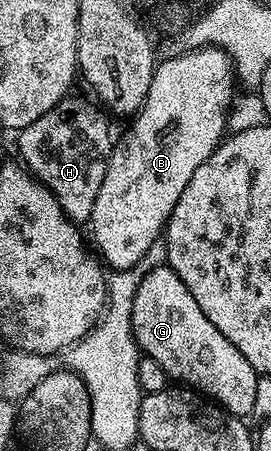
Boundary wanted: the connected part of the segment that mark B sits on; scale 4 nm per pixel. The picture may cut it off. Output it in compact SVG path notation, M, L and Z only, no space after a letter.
M200 47L157 62L150 81L150 93L146 93L142 109L131 116L129 123L132 124L125 129L124 136L115 140L106 177L102 177L102 186L94 200L94 213L90 220L92 239L96 242L99 258L109 268L112 266L113 272L119 273L138 265L146 249L163 236L170 213L174 213L174 205L178 205L178 197L182 197L182 189L186 189L190 177L194 177L194 169L198 169L198 165L202 165L202 161L206 161L206 157L210 157L221 139L225 138L228 107L234 98L232 83L232 58L218 47Z

